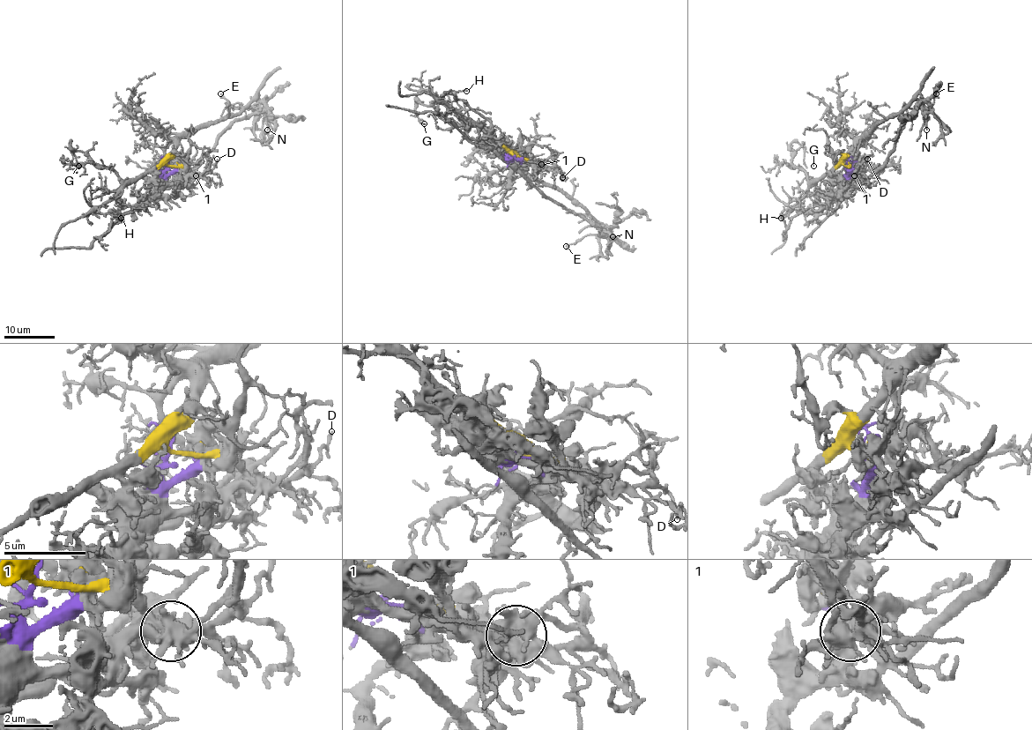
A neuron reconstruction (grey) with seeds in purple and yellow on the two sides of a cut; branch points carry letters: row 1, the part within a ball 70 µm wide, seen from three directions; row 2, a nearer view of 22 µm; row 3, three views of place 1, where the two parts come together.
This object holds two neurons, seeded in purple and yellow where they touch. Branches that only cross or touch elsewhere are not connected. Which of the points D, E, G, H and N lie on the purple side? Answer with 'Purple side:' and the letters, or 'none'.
Purple side: D, E, N

